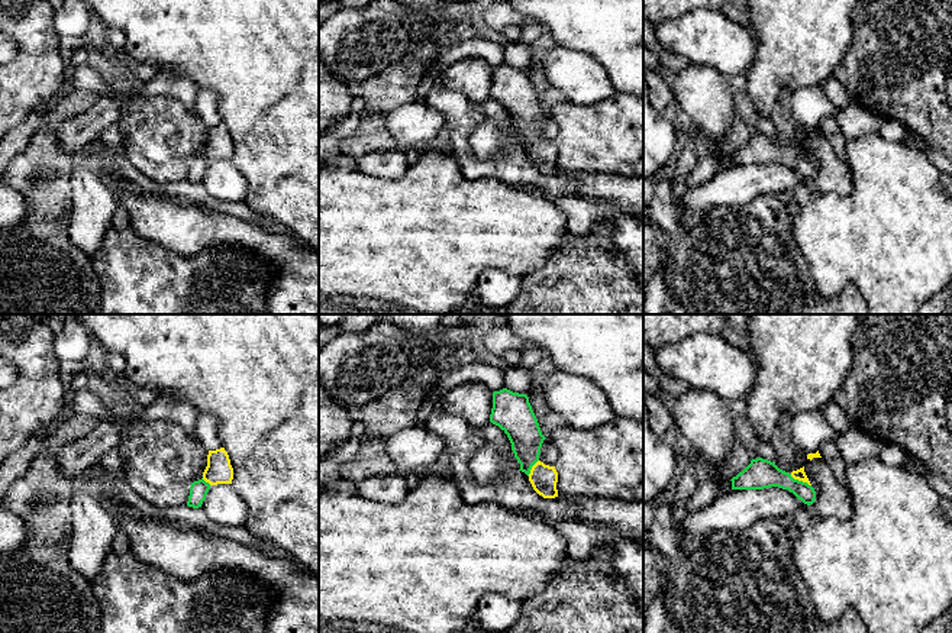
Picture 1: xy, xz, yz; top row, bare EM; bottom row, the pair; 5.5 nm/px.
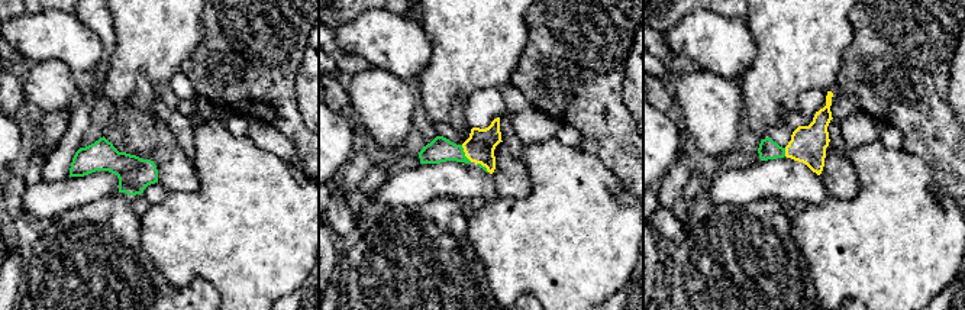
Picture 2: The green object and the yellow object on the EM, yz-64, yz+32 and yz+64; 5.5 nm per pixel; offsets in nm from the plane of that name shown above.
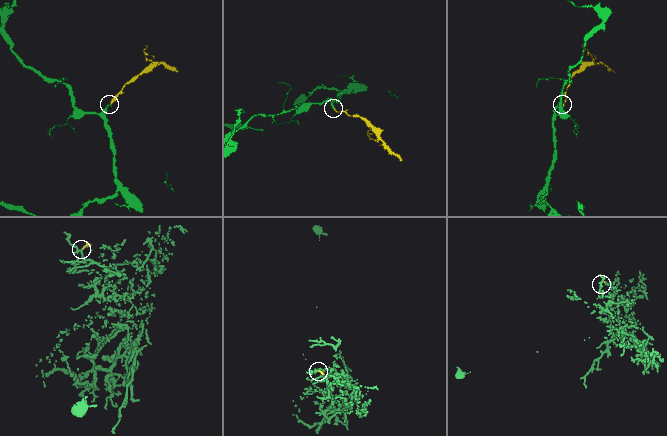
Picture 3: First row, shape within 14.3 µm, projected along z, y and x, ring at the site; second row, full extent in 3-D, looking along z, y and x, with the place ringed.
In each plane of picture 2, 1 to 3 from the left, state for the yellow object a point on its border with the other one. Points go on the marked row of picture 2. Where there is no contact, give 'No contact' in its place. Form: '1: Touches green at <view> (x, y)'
1: No contact
2: Touches green at yz+32 (464, 154)
3: Touches green at yz+64 (784, 152)

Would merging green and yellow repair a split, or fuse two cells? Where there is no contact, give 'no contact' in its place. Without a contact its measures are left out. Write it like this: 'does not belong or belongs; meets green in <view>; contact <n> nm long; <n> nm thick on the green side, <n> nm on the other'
belongs; meets green in yz; contact 140 nm long; 170 nm thick on the green side, 60 nm on the other

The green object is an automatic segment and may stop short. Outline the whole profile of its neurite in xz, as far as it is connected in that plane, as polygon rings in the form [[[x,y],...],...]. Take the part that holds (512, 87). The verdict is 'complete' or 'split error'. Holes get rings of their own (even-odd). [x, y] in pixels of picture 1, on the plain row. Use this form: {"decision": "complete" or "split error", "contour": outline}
{"decision": "split error", "contour": [[[507,64],[493,68],[490,97],[509,113],[514,133],[522,148],[529,152],[533,165],[543,174],[558,172],[558,148],[555,142],[539,136],[540,123],[546,114],[526,70]]]}

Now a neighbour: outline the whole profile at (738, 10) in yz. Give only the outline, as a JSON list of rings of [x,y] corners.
[[[727,0],[723,13],[729,19],[735,20],[736,23],[748,29],[756,41],[756,35],[752,28],[751,9],[748,0]]]

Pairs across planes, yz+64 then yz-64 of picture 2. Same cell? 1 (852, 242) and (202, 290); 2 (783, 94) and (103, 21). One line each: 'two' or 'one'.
1: two
2: two

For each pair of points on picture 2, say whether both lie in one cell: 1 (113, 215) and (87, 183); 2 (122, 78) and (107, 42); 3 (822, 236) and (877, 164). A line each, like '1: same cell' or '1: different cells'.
1: different cells
2: different cells
3: same cell

